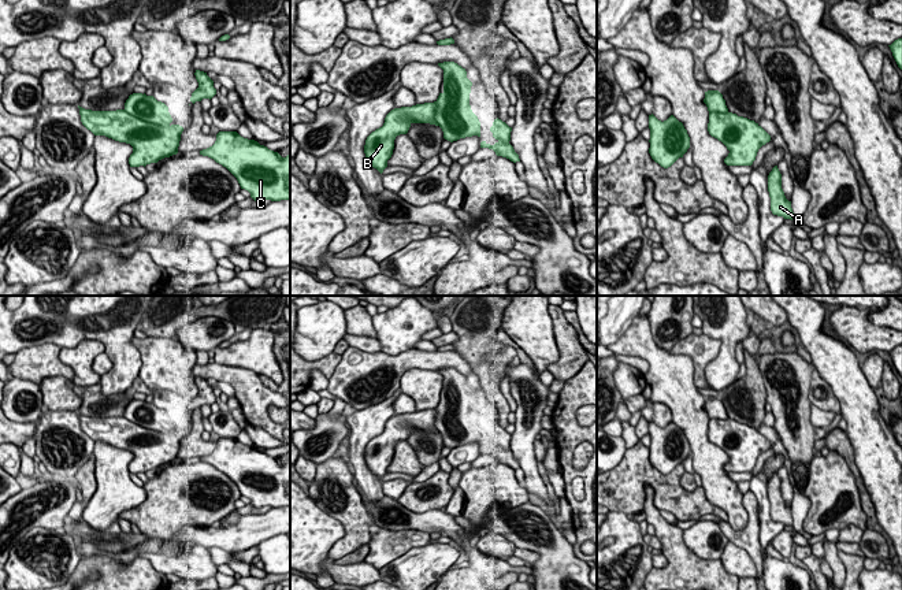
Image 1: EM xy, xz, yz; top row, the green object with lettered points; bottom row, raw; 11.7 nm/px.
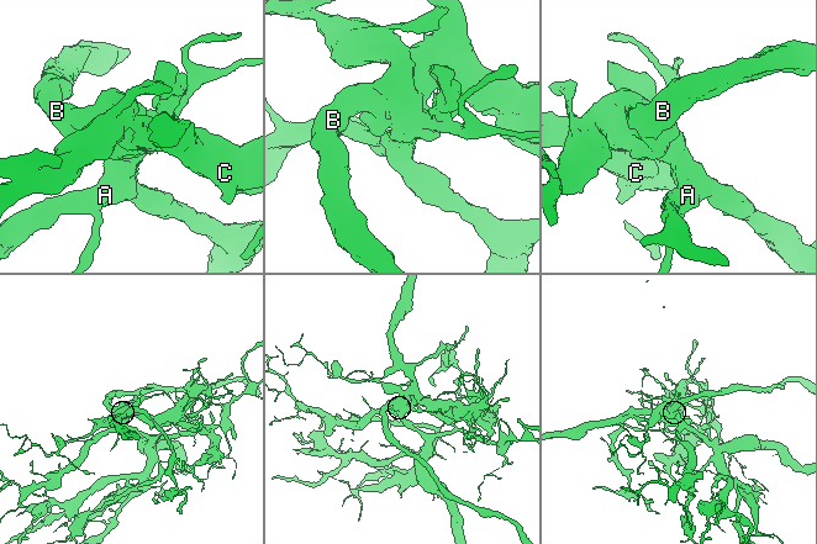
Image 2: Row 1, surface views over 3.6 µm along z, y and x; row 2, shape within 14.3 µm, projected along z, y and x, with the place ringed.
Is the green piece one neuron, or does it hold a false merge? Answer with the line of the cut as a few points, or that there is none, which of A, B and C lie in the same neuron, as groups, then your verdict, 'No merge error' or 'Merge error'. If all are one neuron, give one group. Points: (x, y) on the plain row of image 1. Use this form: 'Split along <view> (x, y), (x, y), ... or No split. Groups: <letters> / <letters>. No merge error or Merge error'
Split along xy (123, 416), (141, 426), (169, 433). Groups: A / B C. Merge error

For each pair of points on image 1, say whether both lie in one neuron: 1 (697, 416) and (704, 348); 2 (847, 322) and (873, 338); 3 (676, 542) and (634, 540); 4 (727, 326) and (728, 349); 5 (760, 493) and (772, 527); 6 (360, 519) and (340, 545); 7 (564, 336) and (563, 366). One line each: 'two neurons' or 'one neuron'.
1: two neurons
2: one neuron
3: two neurons
4: one neuron
5: one neuron
6: one neuron
7: one neuron

